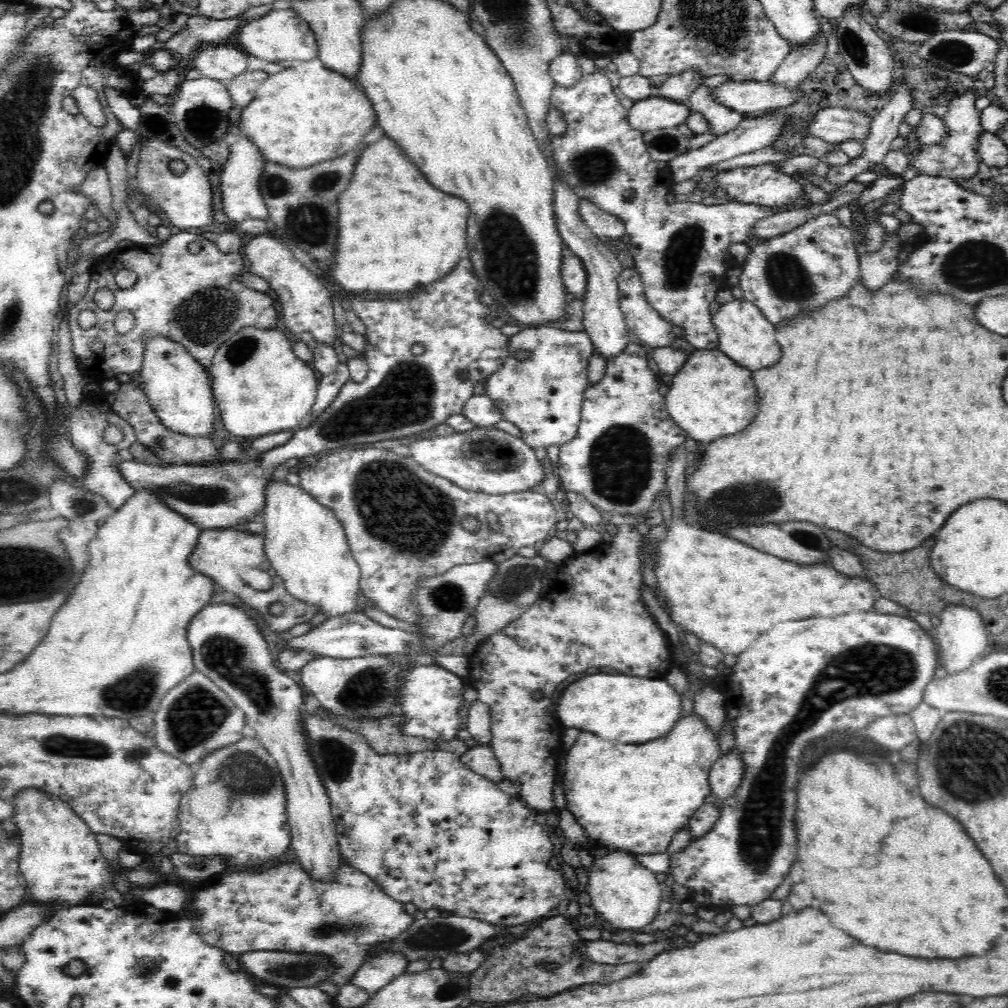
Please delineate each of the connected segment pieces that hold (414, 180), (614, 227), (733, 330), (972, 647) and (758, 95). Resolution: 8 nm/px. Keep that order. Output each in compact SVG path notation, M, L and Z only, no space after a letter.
M384 135L362 150L348 190L338 196L338 246L328 276L348 295L416 292L445 278L462 258L468 258L468 216L466 202L436 190Z
M586 199L580 200L578 210L581 219L597 237L610 236L610 238L625 239L625 224L617 216L602 210Z
M739 299L721 305L713 315L713 324L718 334L718 349L740 366L754 372L774 366L778 362L780 345L776 338L777 326L770 322L754 303Z
M948 604L942 610L938 620L939 625L934 630L934 640L936 641L939 660L948 671L954 674L962 672L985 654L988 646L988 631L983 616L978 614L976 610L966 608L966 606Z
M769 80L726 81L711 88L714 102L740 113L779 109L797 103L801 94L797 87L776 86Z

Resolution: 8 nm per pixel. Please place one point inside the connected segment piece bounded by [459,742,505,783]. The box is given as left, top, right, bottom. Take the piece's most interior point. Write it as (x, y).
(480, 758)

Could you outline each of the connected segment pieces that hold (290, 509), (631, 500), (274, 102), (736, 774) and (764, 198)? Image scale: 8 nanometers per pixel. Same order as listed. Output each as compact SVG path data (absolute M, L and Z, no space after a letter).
M271 480L264 493L266 493L262 520L265 525L265 532L262 533L265 541L264 552L272 568L284 581L286 590L298 600L317 606L319 612L324 612L327 618L358 610L359 601L362 600L359 590L361 570L350 552L343 524L334 516L333 511L299 485L289 485L286 481Z
M634 340L618 356L606 360L605 375L598 384L586 388L581 420L576 436L559 446L559 477L563 490L586 497L597 509L622 516L647 514L656 496L666 486L666 464L670 452L686 442L687 434L676 426L666 410L665 396L658 392L661 374L654 374L648 365L649 348Z
M319 57L312 60L290 58L287 61L294 62L290 63L290 66L297 65L269 75L255 91L253 101L243 107L240 118L241 134L245 134L260 149L265 160L293 169L314 166L322 160L338 158L356 148L360 140L377 124L377 116L371 100L354 86L352 80L348 80L354 76L346 76L322 66Z
M735 747L724 754L709 772L710 795L724 800L731 797L742 784L745 768Z
M764 163L752 167L733 168L728 171L720 171L716 174L717 186L724 188L731 198L748 204L764 205L776 212L807 207L810 201L803 200L806 194L802 185L795 181L792 176L780 173L776 165Z

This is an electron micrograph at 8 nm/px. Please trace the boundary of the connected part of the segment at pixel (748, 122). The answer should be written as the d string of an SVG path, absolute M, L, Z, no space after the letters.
M779 112L778 114L768 114L768 116L758 116L758 118L745 118L740 122L738 128L734 128L734 130L722 134L722 136L717 136L714 140L700 148L679 154L674 160L668 162L668 171L671 171L672 178L676 183L682 182L682 180L690 180L712 164L718 164L718 162L734 158L735 156L767 147L784 132L786 124L788 124L786 115L779 114Z

